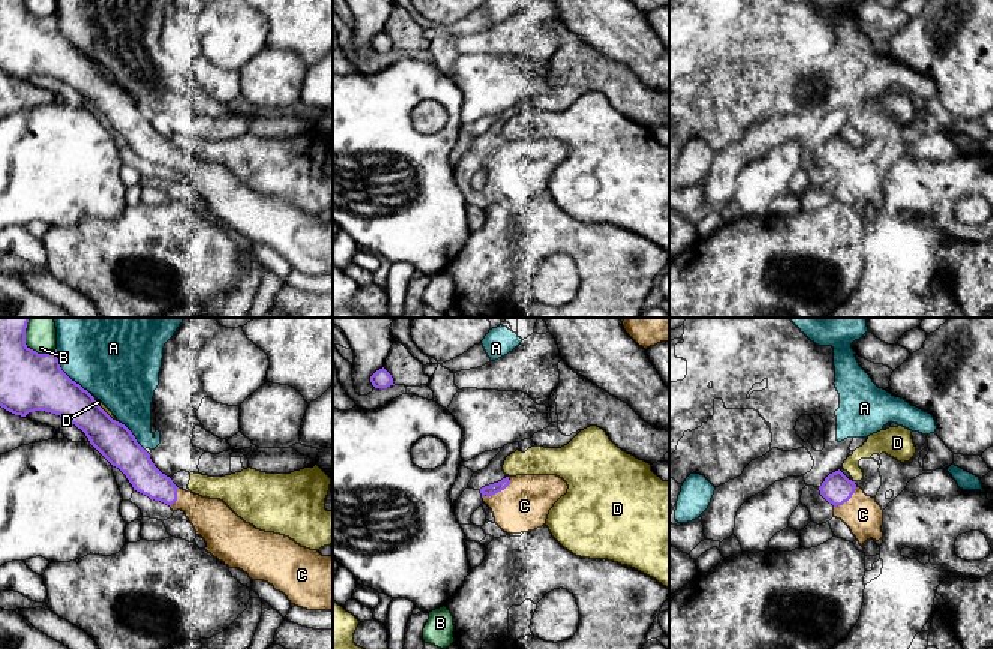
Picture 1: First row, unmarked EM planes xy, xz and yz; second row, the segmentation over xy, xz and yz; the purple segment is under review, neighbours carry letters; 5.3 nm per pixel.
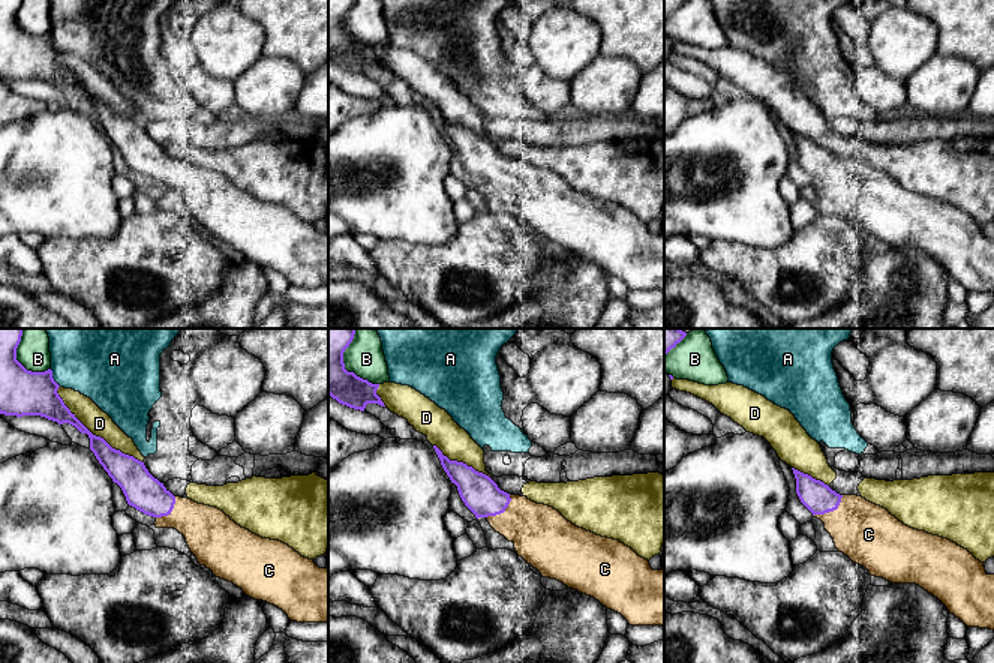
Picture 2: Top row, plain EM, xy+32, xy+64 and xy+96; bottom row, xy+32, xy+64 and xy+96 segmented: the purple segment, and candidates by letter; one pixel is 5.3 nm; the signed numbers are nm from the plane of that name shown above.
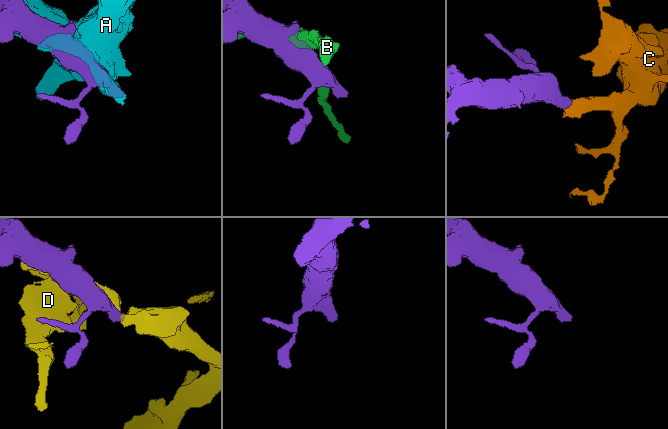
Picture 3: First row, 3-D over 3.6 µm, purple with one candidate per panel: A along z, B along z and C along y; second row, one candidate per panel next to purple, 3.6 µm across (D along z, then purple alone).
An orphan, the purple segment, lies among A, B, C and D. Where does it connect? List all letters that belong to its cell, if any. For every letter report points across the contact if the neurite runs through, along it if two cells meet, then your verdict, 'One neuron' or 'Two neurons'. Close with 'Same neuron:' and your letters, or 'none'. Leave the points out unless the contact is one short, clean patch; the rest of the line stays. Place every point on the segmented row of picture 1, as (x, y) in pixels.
A: Two neurons
B: Two neurons
C: One neuron
D: Two neurons
Same neuron: C

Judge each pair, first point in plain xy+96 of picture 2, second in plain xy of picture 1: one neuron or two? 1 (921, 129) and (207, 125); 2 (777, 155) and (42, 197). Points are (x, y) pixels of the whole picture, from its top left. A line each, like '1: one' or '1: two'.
1: one
2: one

